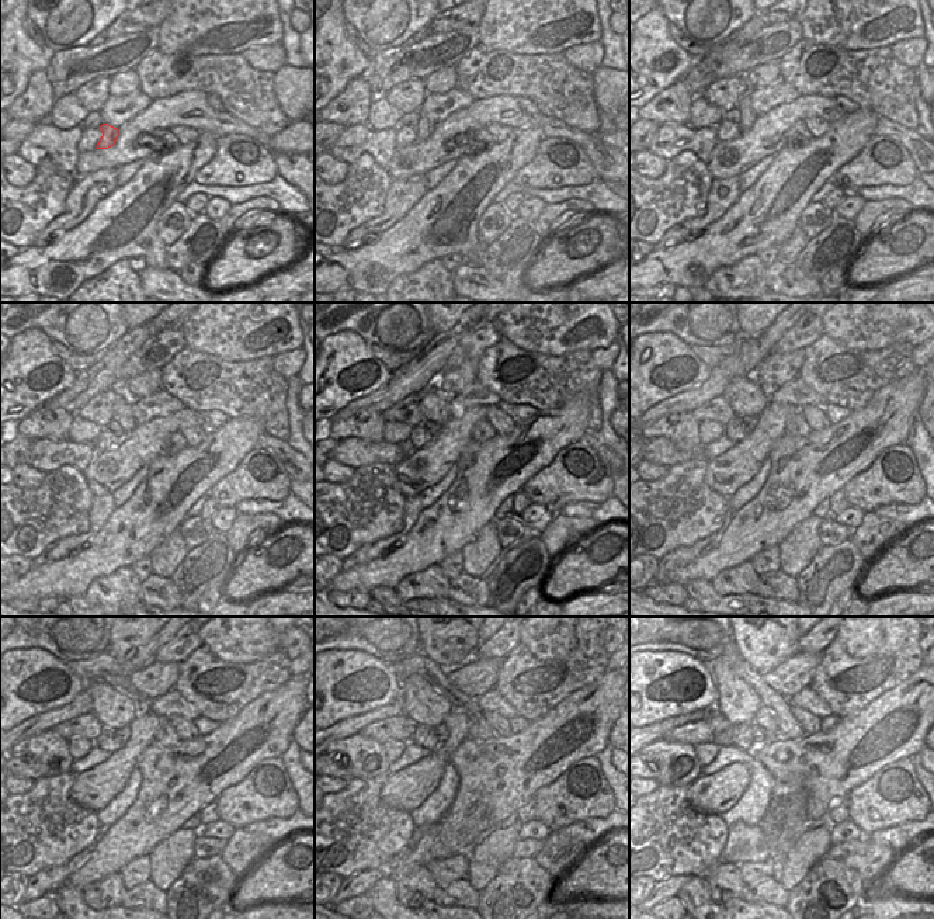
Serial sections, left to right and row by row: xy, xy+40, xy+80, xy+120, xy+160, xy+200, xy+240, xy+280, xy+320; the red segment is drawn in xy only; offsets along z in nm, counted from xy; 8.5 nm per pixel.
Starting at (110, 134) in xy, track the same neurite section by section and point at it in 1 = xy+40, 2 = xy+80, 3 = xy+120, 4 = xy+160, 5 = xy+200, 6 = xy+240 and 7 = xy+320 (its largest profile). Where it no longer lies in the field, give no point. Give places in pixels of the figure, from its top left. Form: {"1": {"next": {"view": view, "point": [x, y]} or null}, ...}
{"1": {"next": {"view": "xy+40", "point": [424, 128]}}, "2": {"next": {"view": "xy+80", "point": [747, 115]}}, "3": {"next": {"view": "xy+120", "point": [122, 409]}}, "4": {"next": {"view": "xy+160", "point": [434, 405]}}, "5": {"next": {"view": "xy+200", "point": [746, 398]}}, "6": {"next": {"view": "xy+240", "point": [114, 710]}}, "7": {"next": {"view": "xy+320", "point": [738, 701]}}}

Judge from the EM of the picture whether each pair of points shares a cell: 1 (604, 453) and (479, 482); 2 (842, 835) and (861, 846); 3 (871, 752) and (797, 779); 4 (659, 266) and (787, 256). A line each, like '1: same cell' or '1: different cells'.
1: different cells
2: different cells
3: same cell
4: different cells

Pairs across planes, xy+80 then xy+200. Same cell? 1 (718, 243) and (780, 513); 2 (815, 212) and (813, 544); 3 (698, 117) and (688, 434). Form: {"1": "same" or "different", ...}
{"1": "same", "2": "different", "3": "different"}

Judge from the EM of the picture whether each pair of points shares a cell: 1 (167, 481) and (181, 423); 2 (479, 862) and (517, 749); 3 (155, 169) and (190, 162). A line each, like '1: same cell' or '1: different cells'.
1: different cells
2: different cells
3: same cell

